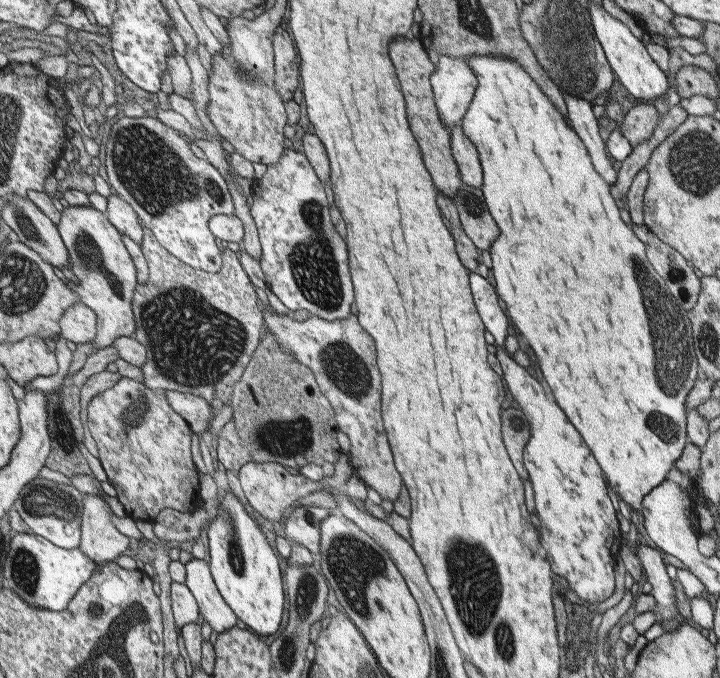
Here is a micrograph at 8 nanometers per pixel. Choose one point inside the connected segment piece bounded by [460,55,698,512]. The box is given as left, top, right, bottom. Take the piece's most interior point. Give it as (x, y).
(624, 391)

